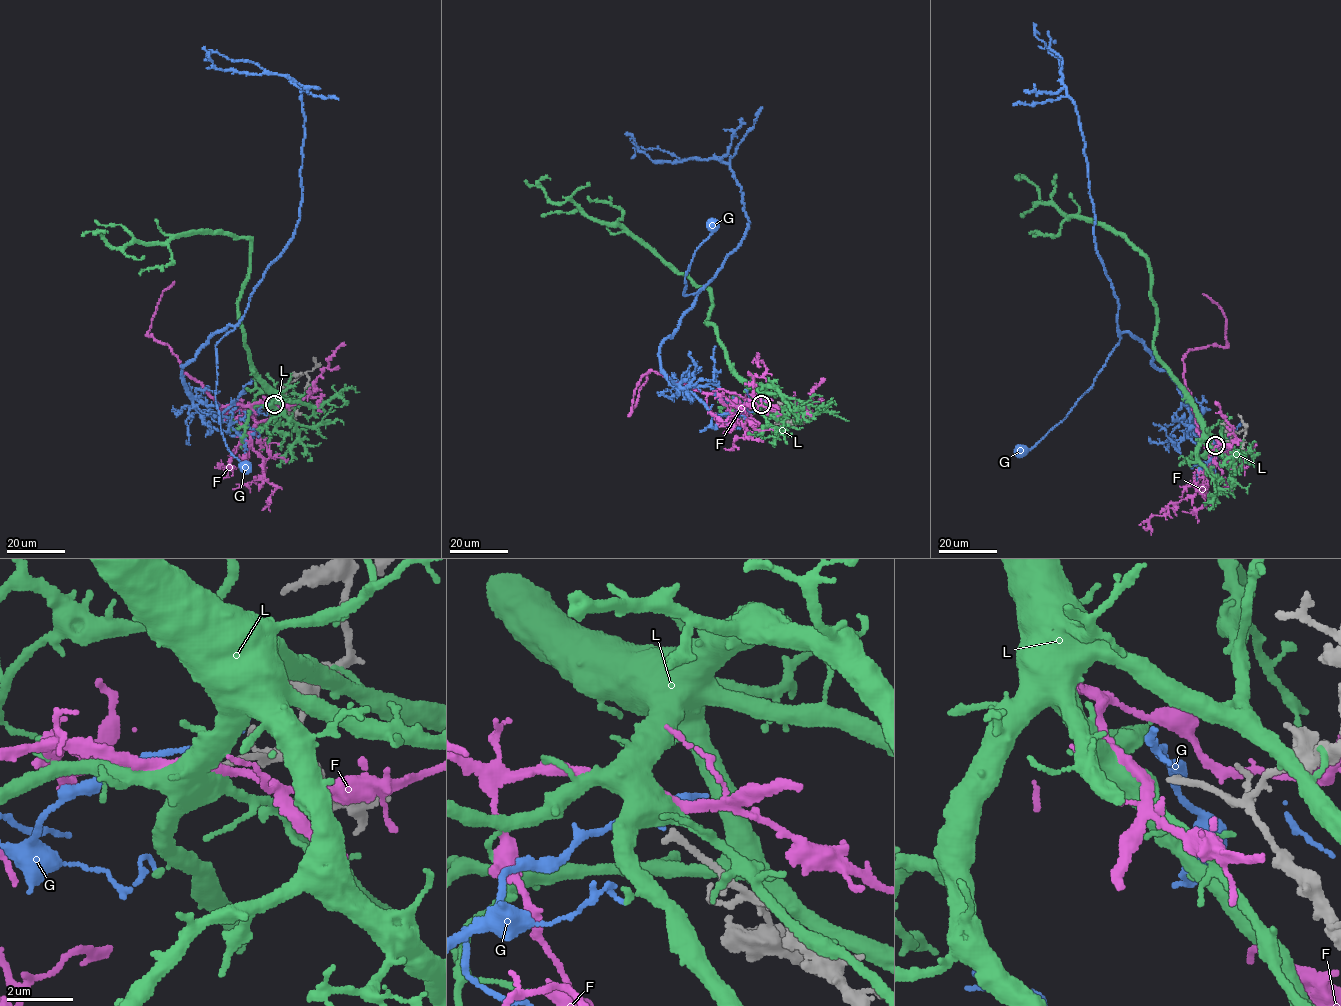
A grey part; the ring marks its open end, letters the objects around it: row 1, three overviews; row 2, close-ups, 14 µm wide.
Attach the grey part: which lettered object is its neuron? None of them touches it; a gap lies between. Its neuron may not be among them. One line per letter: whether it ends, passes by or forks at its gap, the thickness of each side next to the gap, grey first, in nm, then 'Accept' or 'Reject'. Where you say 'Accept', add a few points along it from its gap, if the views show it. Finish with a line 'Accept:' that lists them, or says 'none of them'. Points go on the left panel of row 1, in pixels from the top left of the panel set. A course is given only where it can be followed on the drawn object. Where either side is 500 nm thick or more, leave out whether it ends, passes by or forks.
F: It passes by. Thickness 200 nm (grey) against 260 nm. Accept. Its course: (274, 405), (221, 405), (181, 369), (178, 357), (167, 344), (148, 336), (163, 291), (174, 281)
G: It passes by. Thickness 200 nm (grey) against 130 nm. Reject
L: It passes by. Thickness 200 nm (grey) against 480 nm. Reject
Accept: F

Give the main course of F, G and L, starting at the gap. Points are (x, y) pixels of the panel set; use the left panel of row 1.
F: (274, 405), (221, 405), (181, 369), (178, 357), (167, 344), (148, 336), (163, 291), (174, 281)
G: (273, 403), (222, 419), (190, 395), (182, 366), (233, 326), (215, 346), (215, 394), (225, 445), (244, 464)
L: (274, 405), (251, 362), (239, 313), (250, 239), (217, 231), (115, 248), (96, 233), (108, 232)

